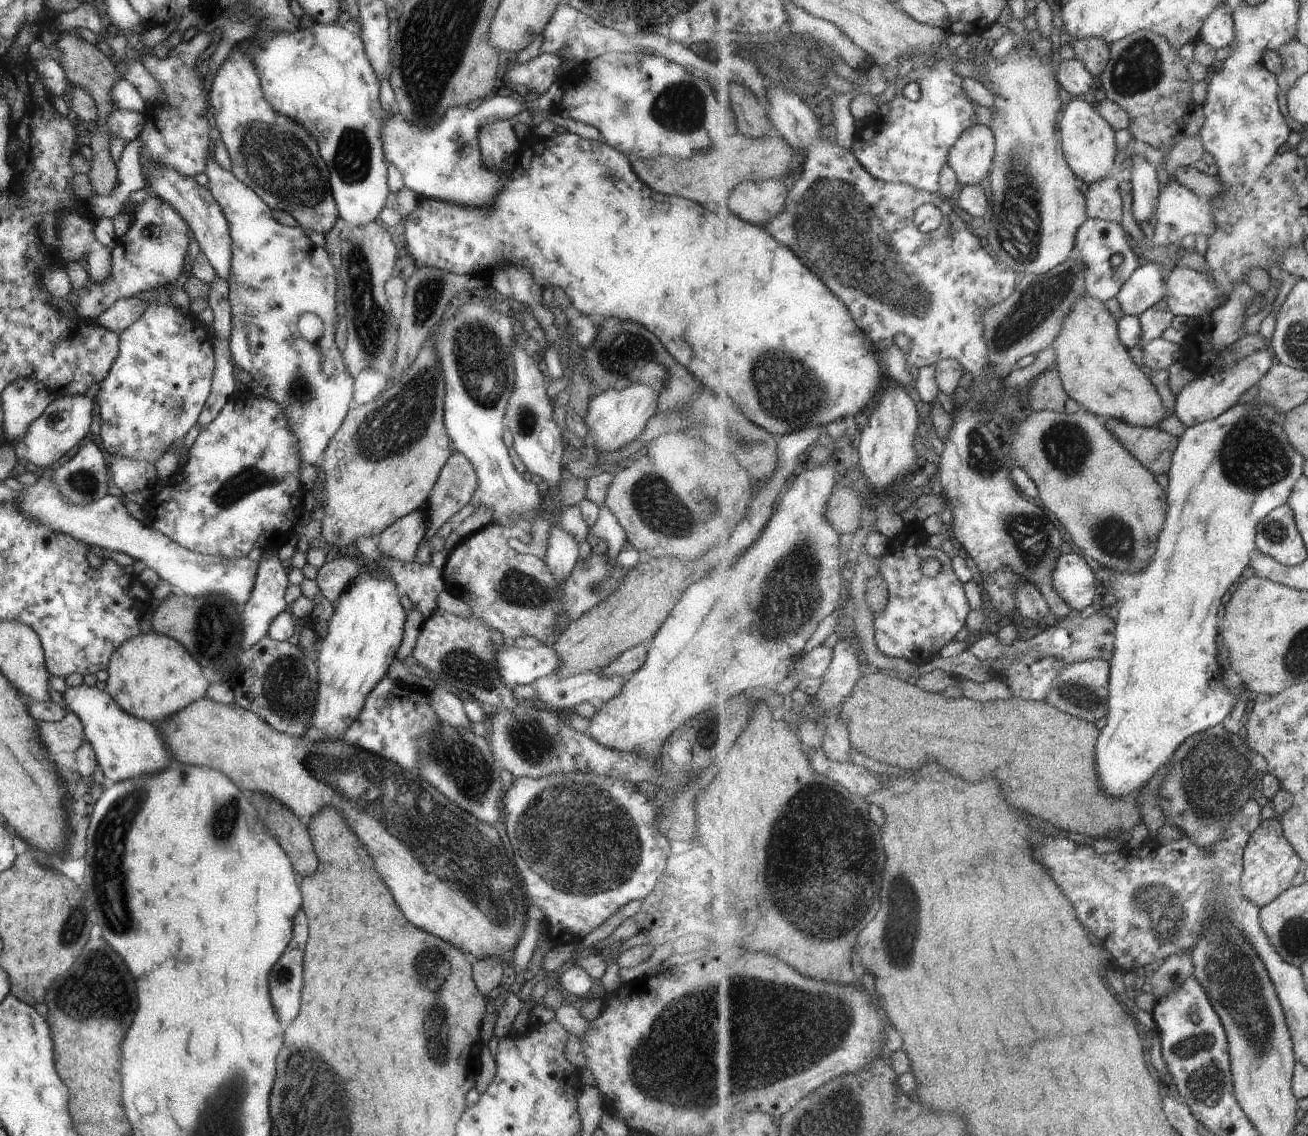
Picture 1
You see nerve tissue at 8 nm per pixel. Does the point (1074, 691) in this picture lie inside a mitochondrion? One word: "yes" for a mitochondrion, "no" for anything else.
yes

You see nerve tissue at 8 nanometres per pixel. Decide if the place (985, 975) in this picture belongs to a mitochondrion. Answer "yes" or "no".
no

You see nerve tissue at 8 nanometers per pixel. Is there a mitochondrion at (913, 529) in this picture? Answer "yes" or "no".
no

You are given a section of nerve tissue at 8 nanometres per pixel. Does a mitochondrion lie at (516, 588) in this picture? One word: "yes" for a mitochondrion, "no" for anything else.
yes

